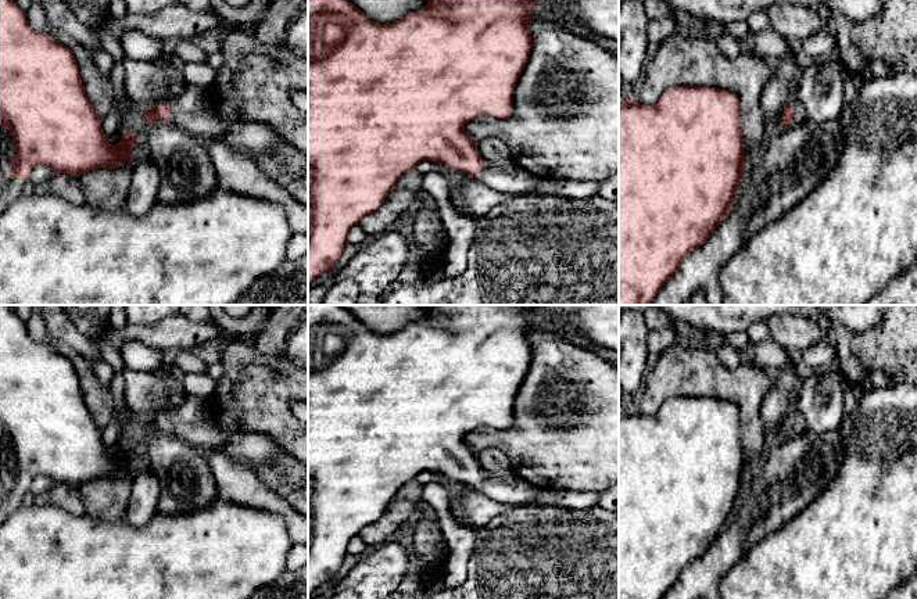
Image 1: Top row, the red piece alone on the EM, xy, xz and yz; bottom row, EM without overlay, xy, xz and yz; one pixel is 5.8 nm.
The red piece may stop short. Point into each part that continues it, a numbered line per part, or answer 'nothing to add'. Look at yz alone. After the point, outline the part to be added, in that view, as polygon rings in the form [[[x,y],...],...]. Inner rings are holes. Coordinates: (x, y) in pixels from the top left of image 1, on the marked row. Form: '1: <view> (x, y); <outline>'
1: yz (801, 115); [[[796,100],[796,103],[794,104],[794,111],[795,111],[794,123],[802,123],[807,119],[807,112],[800,101]]]

